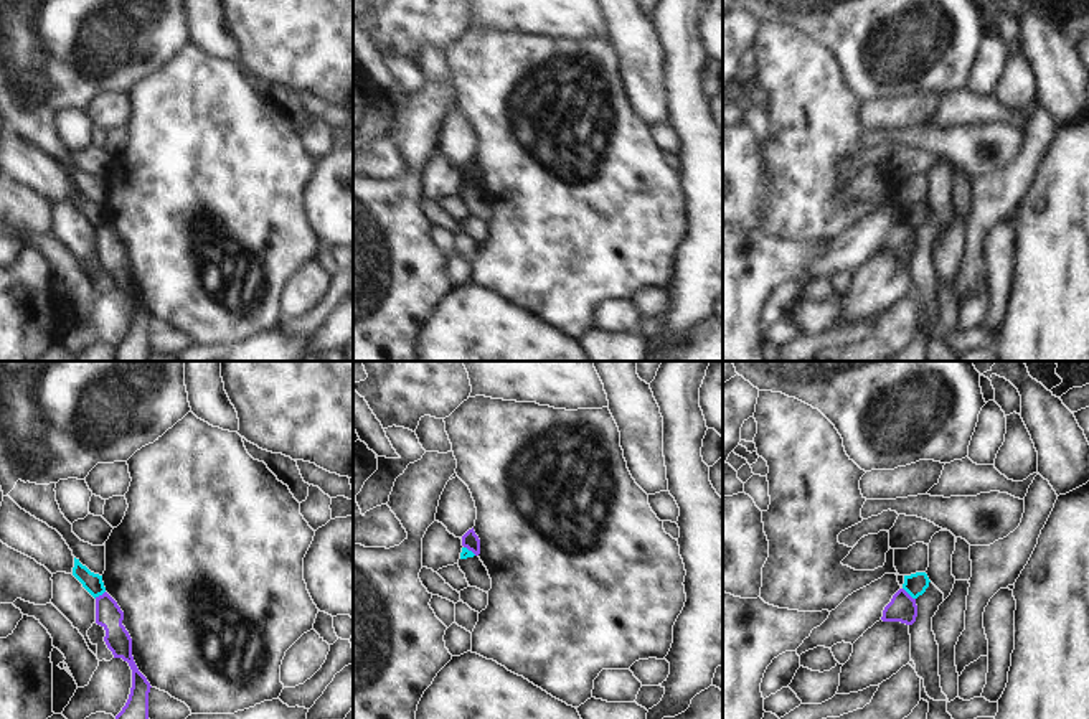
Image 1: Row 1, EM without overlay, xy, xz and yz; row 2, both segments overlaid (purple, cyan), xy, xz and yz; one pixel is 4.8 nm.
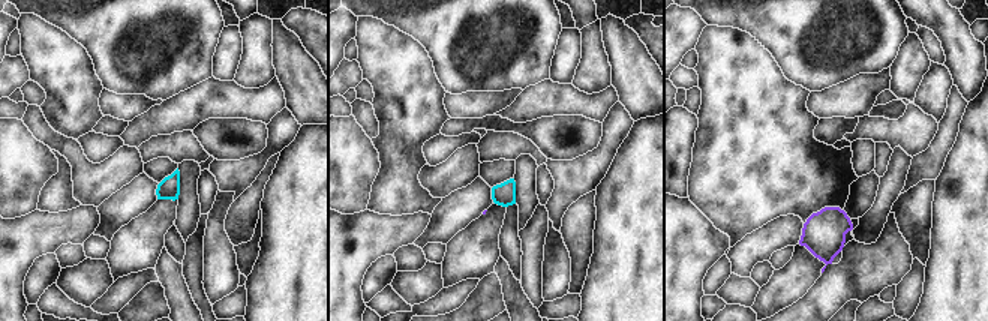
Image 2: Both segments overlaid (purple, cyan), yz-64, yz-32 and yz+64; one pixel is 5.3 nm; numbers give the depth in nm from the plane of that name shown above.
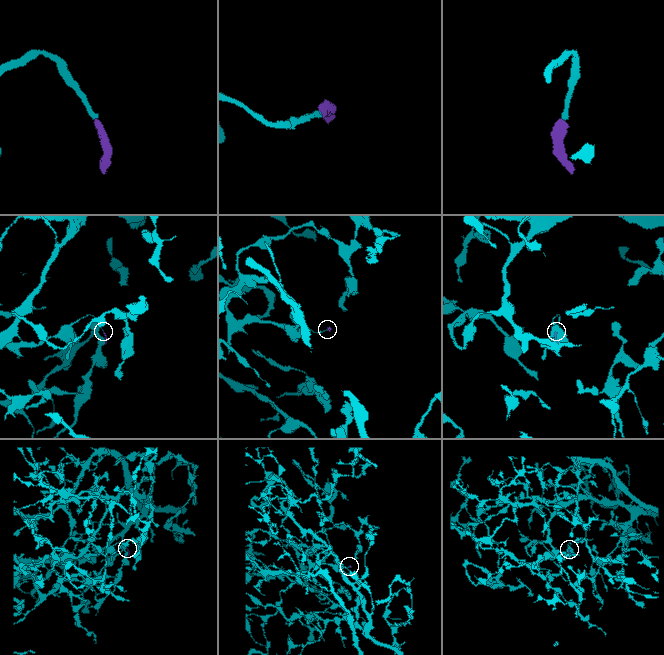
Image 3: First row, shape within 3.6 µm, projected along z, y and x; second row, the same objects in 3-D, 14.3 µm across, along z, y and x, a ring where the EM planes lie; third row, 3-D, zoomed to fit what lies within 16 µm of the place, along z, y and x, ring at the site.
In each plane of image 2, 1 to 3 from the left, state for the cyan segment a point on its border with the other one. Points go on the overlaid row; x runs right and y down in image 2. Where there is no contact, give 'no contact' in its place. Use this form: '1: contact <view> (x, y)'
1: no contact
2: no contact
3: no contact

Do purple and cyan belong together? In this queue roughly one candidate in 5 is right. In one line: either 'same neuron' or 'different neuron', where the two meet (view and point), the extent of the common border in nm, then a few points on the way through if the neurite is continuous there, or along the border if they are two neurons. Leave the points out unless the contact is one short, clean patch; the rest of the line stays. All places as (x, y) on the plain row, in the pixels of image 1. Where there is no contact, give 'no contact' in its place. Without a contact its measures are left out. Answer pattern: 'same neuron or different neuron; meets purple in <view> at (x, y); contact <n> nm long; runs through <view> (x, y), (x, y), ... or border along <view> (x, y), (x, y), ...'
different neuron; meets purple in yz at (908, 225); contact 90 nm long; border along yz (903, 218), (914, 230)

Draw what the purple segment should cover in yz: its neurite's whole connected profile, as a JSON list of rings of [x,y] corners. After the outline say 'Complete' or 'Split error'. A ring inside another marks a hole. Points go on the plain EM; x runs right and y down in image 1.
[[[899,219],[891,233],[883,241],[883,252],[901,252],[912,256],[917,247],[916,229],[912,229],[904,219]]]. Complete

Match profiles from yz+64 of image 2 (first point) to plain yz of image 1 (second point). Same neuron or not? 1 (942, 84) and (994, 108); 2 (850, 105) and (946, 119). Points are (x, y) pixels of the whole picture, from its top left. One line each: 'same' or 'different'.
1: different
2: different

